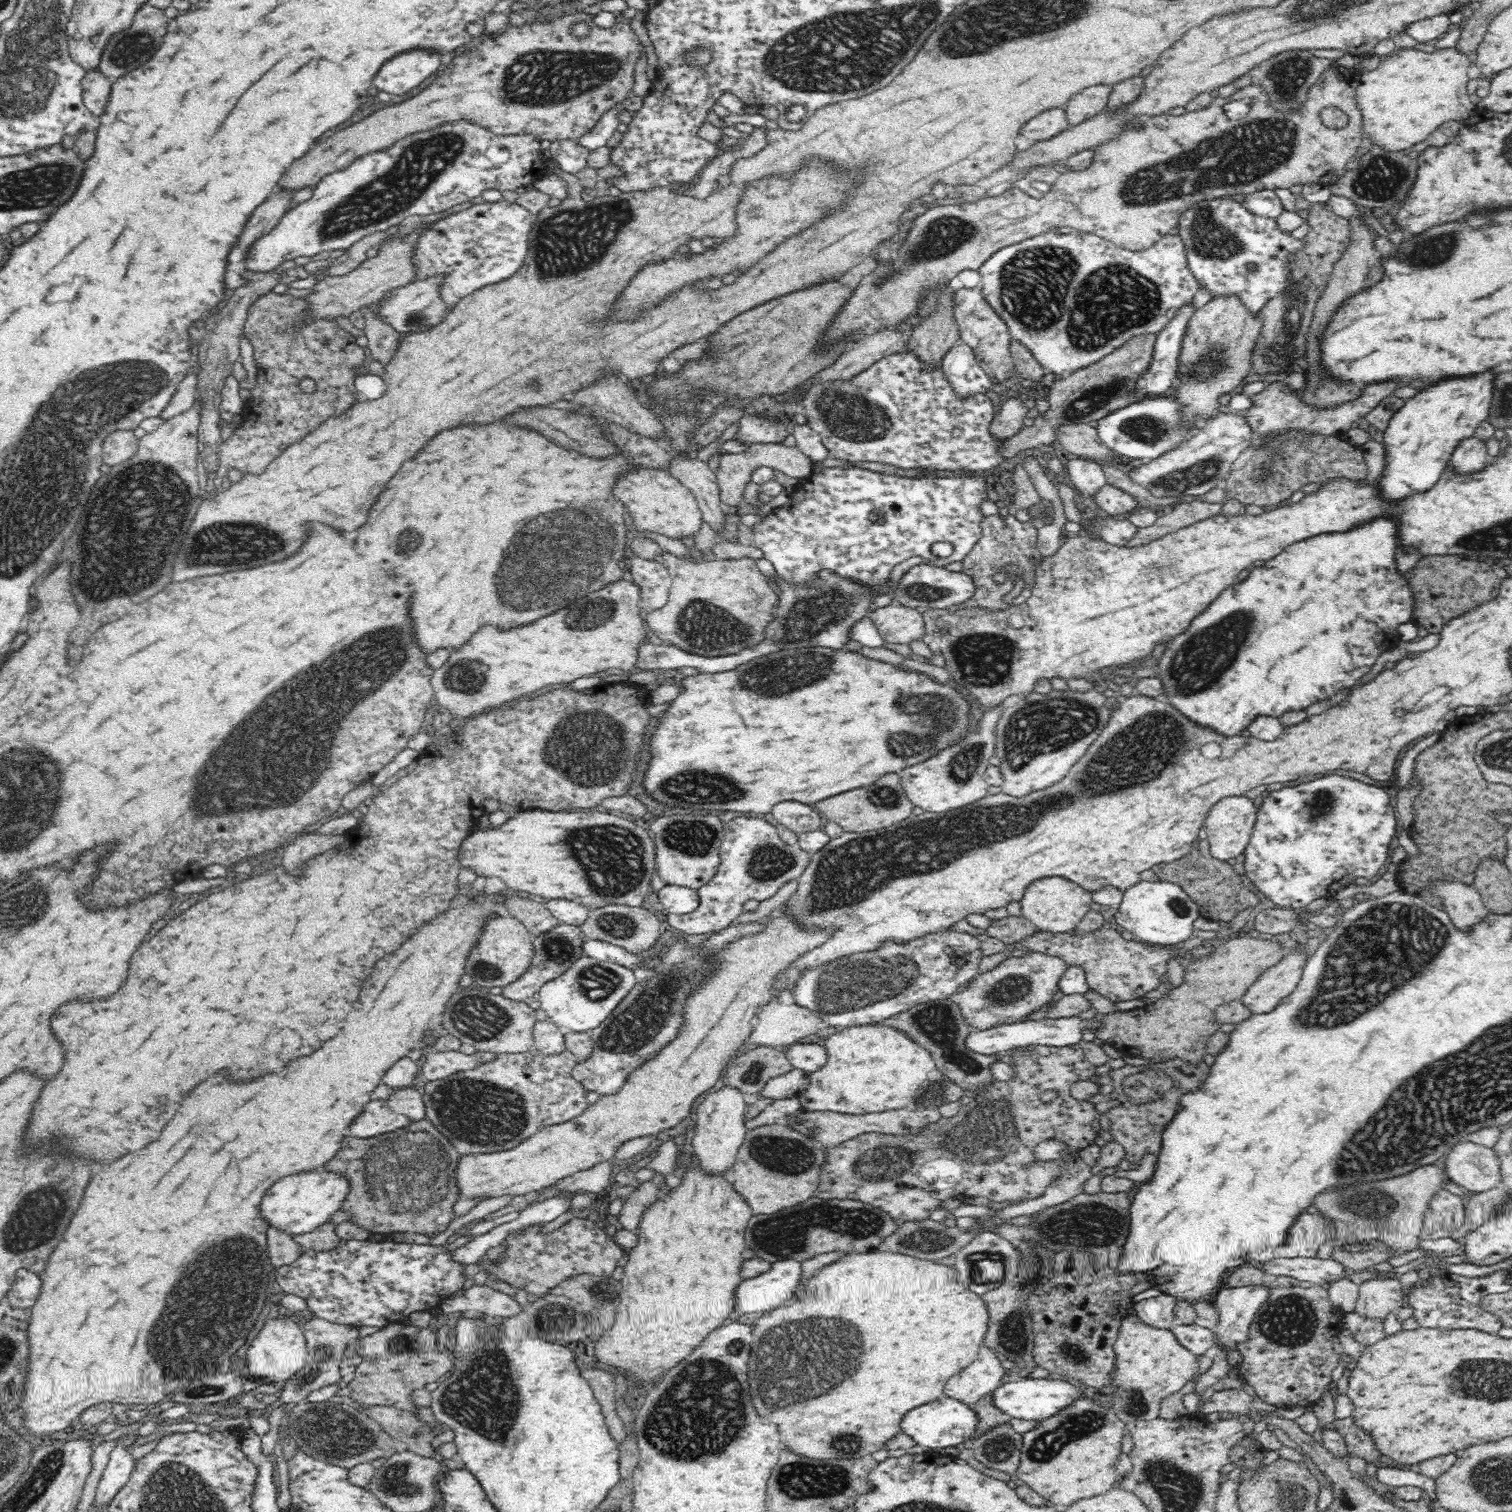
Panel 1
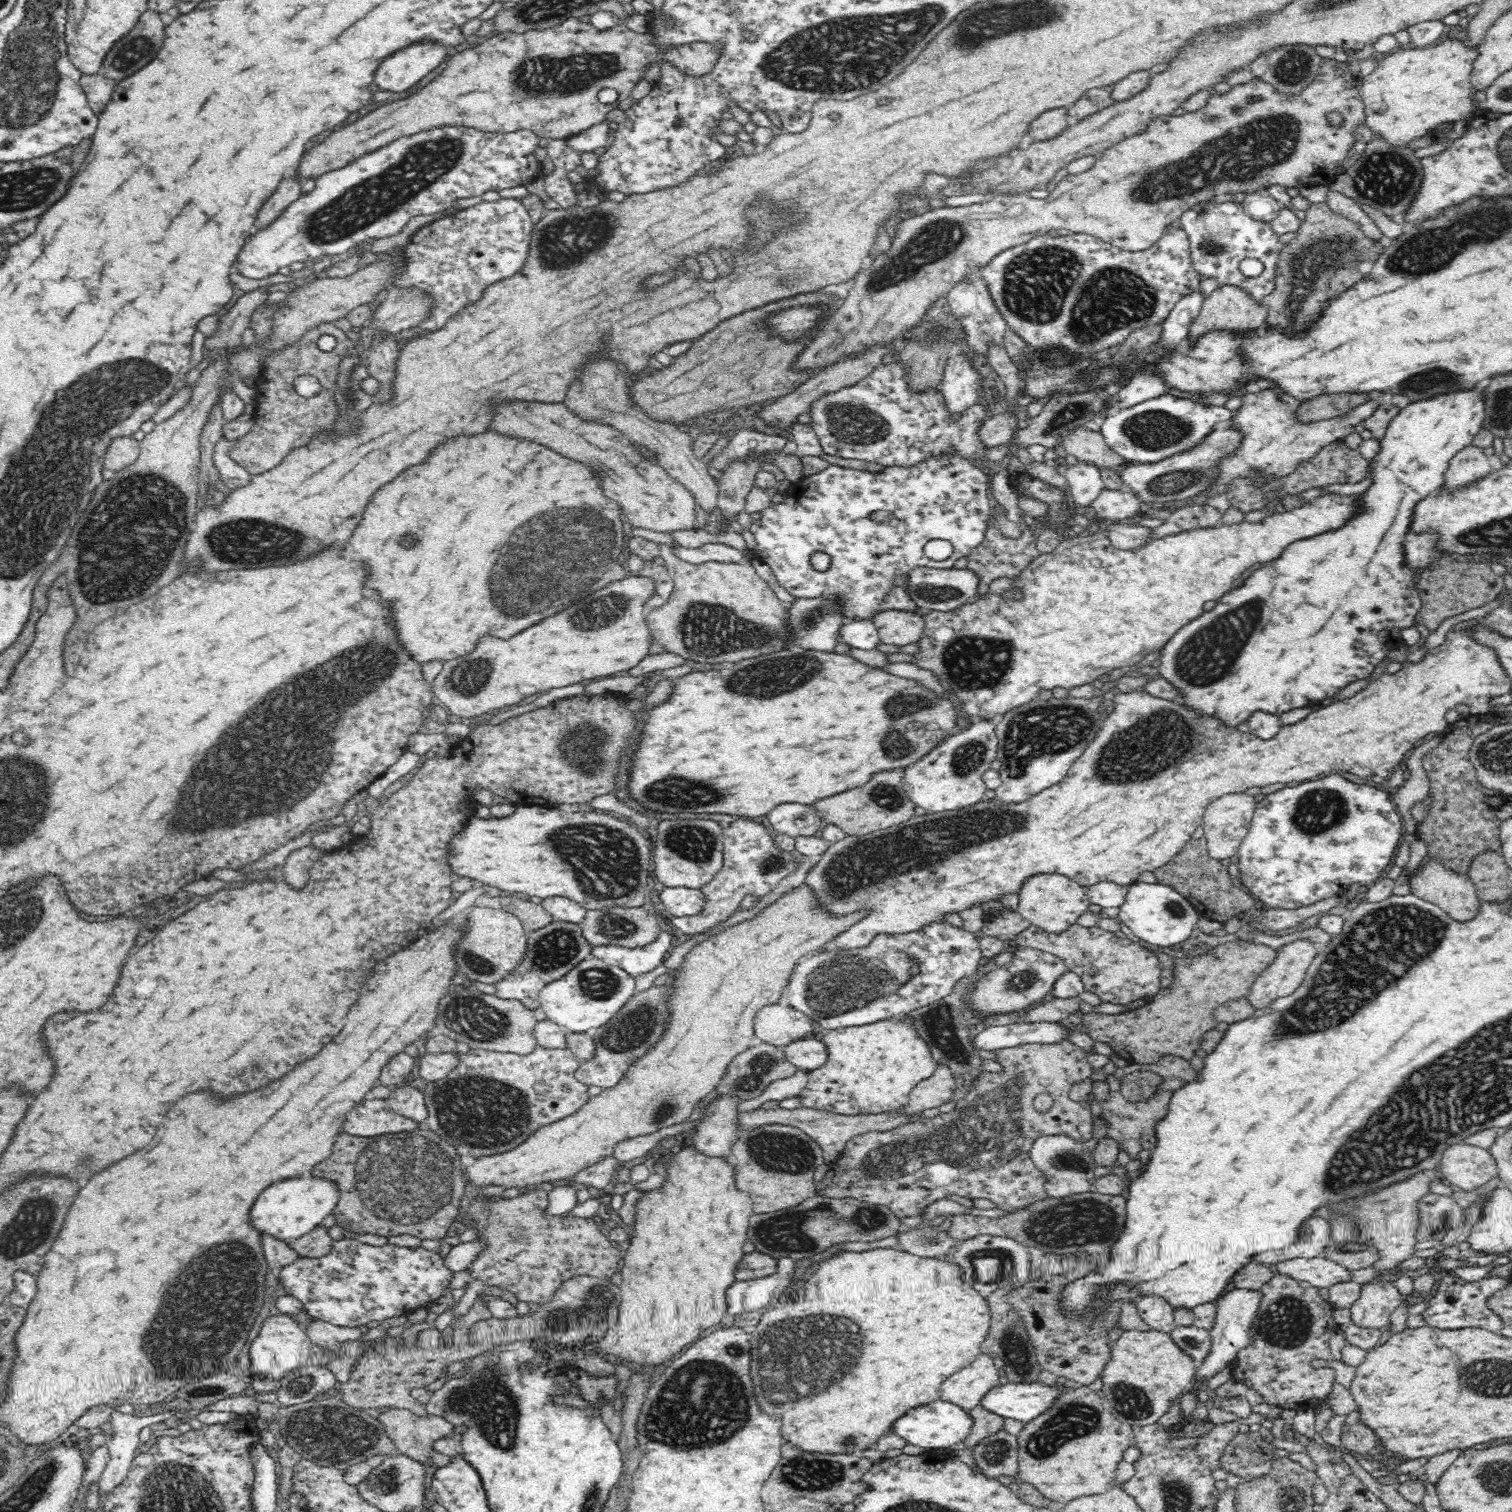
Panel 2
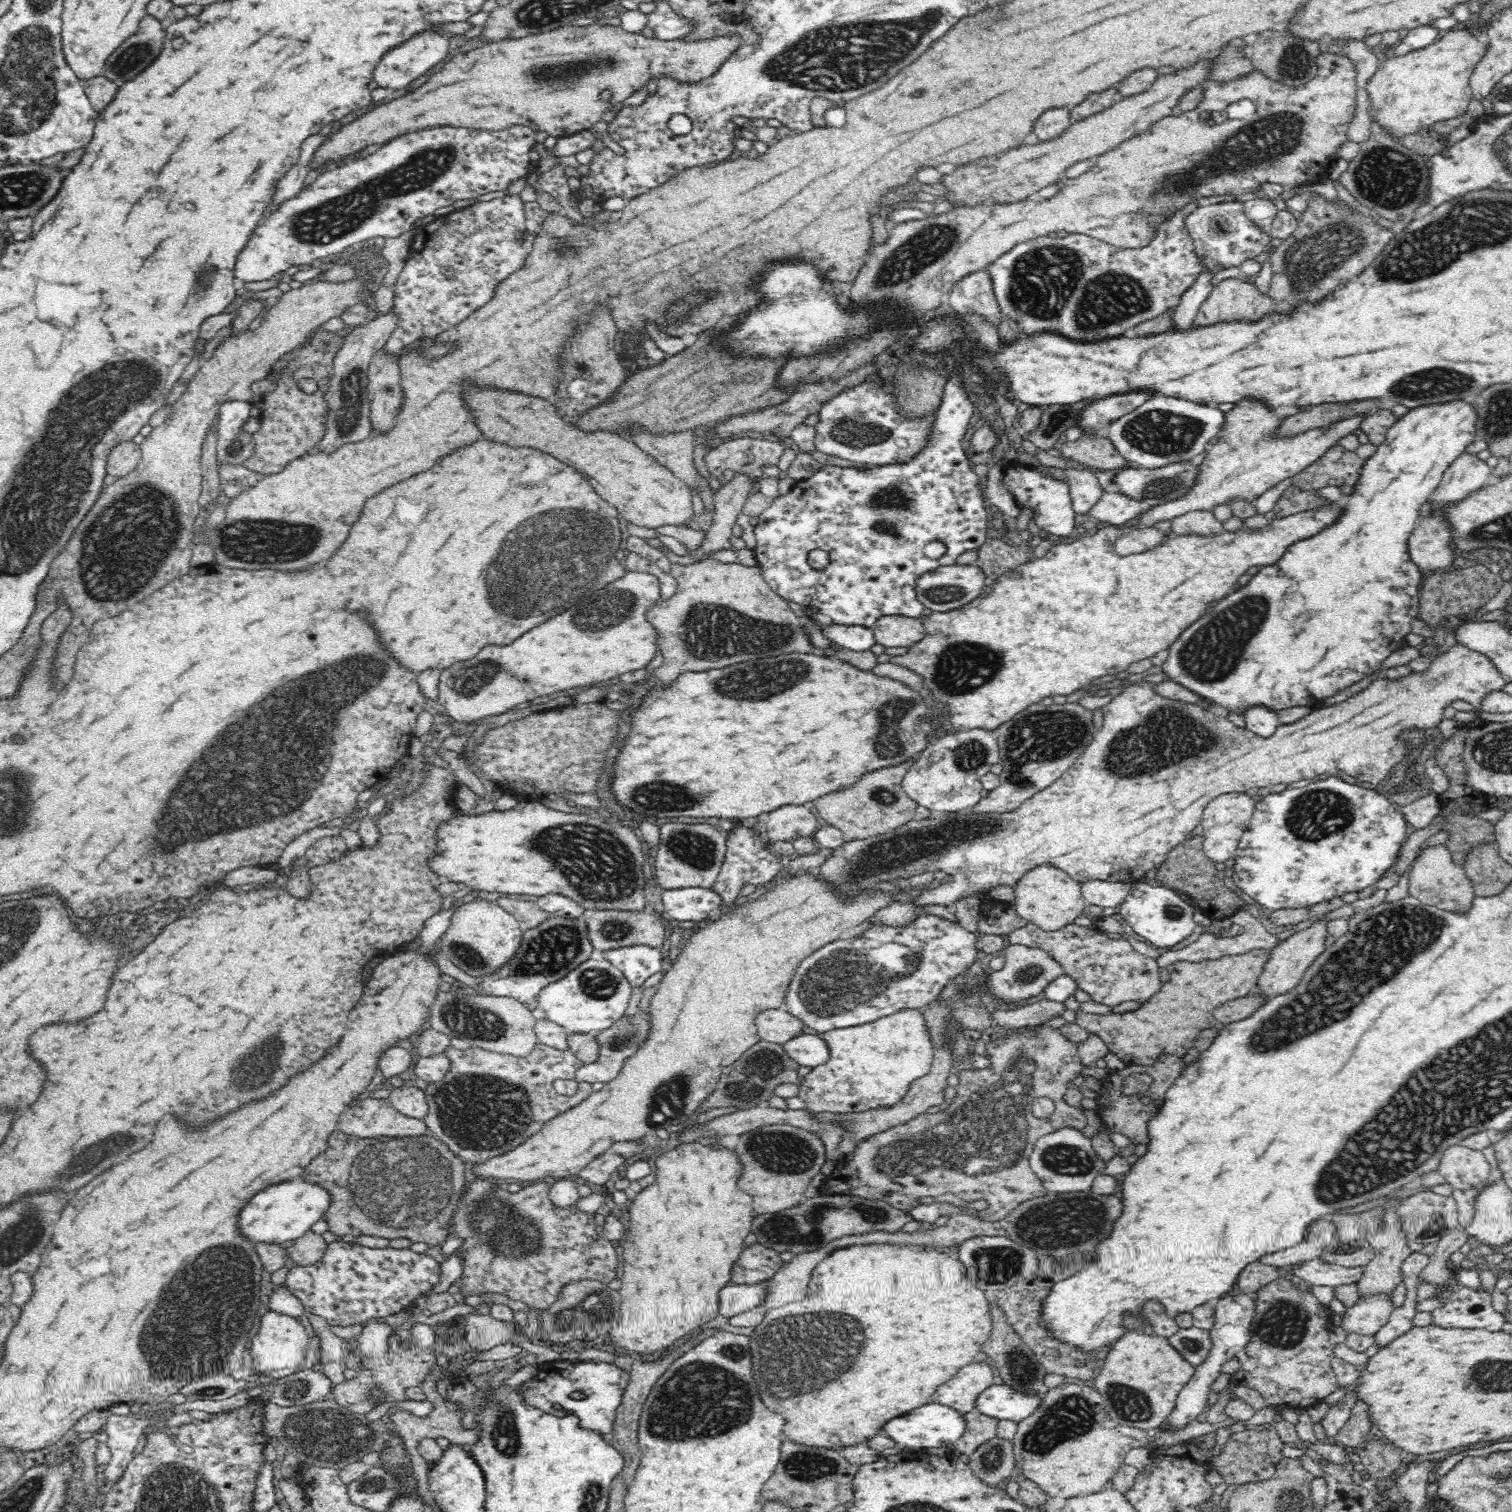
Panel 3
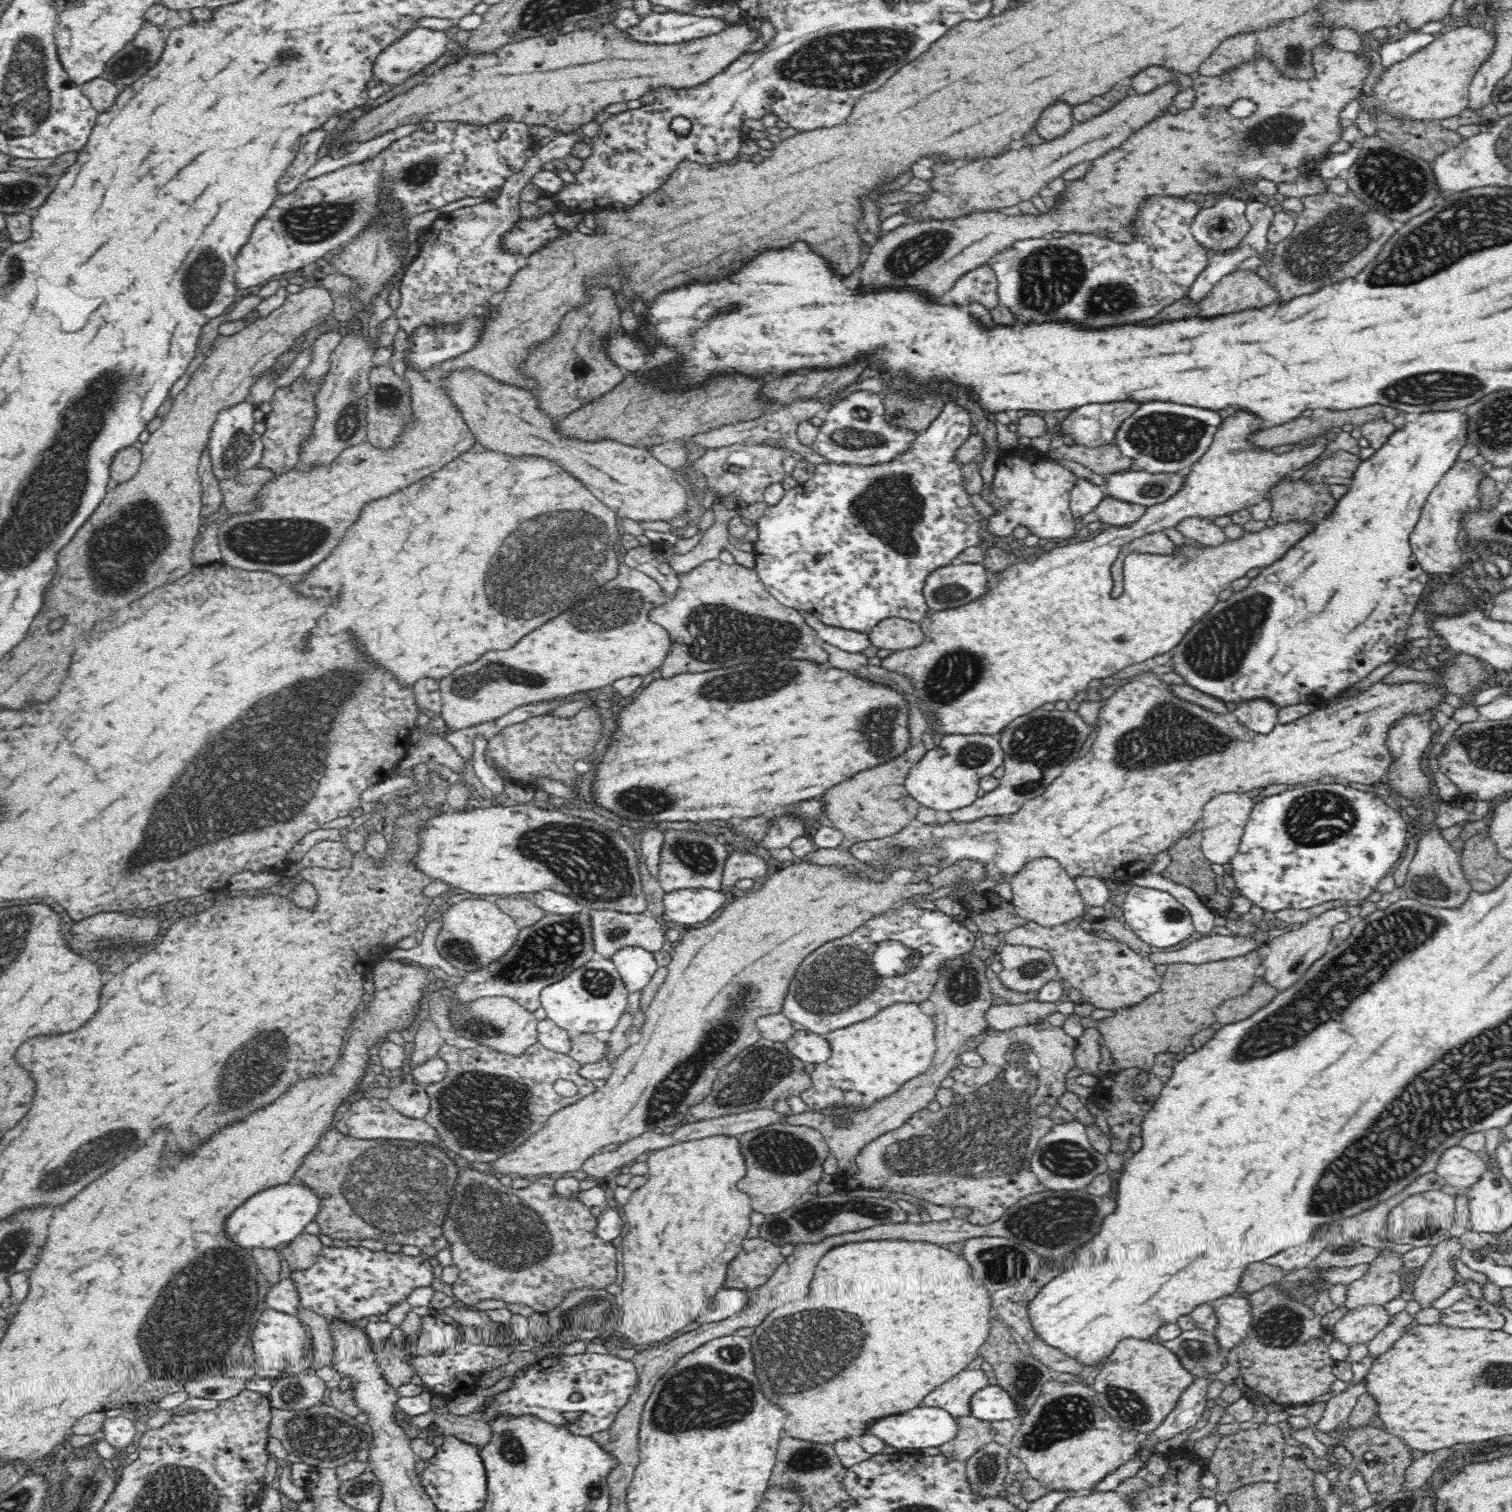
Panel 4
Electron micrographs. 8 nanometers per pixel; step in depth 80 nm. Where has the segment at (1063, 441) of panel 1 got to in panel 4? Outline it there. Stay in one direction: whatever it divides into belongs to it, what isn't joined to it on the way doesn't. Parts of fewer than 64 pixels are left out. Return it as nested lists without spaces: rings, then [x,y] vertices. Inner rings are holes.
[[[1075,442],[1074,446],[1060,447],[1056,455],[1066,461],[1080,463],[1100,475],[1119,473],[1132,468],[1131,461],[1122,456],[1114,442],[1096,446]]]

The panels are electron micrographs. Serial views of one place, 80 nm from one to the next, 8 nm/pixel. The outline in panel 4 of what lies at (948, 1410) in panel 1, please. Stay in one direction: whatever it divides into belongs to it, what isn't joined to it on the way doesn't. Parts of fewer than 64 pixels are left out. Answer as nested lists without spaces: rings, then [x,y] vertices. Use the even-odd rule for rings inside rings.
[[[922,1405],[906,1413],[902,1413],[900,1416],[893,1415],[876,1420],[870,1426],[868,1432],[882,1437],[888,1445],[899,1450],[909,1449],[918,1452],[922,1448],[936,1448],[954,1440],[958,1436],[958,1428],[960,1428],[958,1417],[954,1417],[946,1409],[936,1405]]]

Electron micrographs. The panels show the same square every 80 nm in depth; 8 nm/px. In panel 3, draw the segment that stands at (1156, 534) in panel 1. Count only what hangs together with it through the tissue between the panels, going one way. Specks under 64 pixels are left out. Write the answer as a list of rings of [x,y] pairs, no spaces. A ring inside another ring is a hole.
[[[1191,510],[1170,520],[1170,532],[1175,535],[1202,534],[1213,535],[1223,530],[1223,524],[1214,516],[1214,511]]]

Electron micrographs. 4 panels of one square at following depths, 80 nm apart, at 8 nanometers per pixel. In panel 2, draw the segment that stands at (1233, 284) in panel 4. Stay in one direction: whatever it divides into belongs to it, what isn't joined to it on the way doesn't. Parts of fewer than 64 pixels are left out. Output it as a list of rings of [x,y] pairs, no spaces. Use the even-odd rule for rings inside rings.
[[[1220,286],[1212,291],[1209,296],[1205,297],[1198,316],[1190,324],[1188,344],[1190,346],[1198,344],[1198,340],[1202,340],[1204,334],[1208,334],[1208,332],[1222,332],[1222,330],[1226,330],[1226,332],[1232,332],[1232,334],[1254,334],[1260,326],[1265,326],[1266,318],[1266,308],[1260,302],[1253,302],[1239,288]]]

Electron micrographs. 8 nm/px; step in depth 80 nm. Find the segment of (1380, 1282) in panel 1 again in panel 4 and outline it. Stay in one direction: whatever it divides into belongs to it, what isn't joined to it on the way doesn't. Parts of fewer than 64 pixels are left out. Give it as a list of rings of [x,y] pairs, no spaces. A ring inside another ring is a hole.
[[[1367,1304],[1349,1309],[1345,1316],[1341,1318],[1336,1324],[1334,1324],[1333,1330],[1331,1330],[1331,1332],[1334,1340],[1346,1343],[1348,1350],[1350,1350],[1353,1345],[1368,1344],[1368,1341],[1371,1338],[1374,1338],[1374,1336],[1376,1336],[1380,1330],[1386,1328],[1389,1320],[1390,1314],[1388,1314],[1388,1310],[1384,1308],[1384,1305]]]

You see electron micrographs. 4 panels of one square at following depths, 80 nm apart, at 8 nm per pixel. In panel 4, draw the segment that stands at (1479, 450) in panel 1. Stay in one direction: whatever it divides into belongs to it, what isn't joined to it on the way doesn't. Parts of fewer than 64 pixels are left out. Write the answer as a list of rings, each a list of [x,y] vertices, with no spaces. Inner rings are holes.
[[[1457,460],[1430,492],[1419,521],[1412,534],[1409,534],[1409,543],[1415,560],[1430,576],[1448,575],[1460,565],[1462,552],[1456,538],[1461,530],[1461,514],[1478,501],[1480,490],[1478,486],[1484,476],[1484,470],[1476,466],[1472,460]]]

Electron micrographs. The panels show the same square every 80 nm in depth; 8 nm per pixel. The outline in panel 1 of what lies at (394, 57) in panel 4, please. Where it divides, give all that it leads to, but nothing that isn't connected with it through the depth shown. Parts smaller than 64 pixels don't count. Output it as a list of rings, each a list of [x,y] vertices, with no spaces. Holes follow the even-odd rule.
[[[422,49],[406,52],[384,64],[374,78],[374,86],[388,94],[406,94],[420,86],[426,78],[436,74],[440,68],[441,57]]]

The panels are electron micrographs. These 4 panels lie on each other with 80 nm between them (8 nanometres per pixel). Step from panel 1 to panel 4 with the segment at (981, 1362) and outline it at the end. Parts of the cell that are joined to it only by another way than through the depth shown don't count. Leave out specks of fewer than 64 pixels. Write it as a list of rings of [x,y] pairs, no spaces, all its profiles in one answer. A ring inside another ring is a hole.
[[[981,1367],[976,1370],[964,1369],[934,1392],[930,1392],[922,1405],[936,1405],[954,1417],[971,1415],[972,1396],[986,1386],[990,1386],[990,1380]]]

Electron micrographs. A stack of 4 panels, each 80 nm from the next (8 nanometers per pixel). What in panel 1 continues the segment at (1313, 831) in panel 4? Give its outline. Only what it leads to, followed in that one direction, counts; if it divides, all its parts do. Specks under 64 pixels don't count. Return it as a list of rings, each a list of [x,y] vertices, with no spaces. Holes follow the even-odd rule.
[[[1324,776],[1294,788],[1270,792],[1258,812],[1254,836],[1243,854],[1246,876],[1277,907],[1292,909],[1302,909],[1313,900],[1334,896],[1358,877],[1369,879],[1391,854],[1389,846],[1398,820],[1392,799],[1380,788],[1368,788],[1368,782],[1360,782],[1360,777],[1348,776]]]

